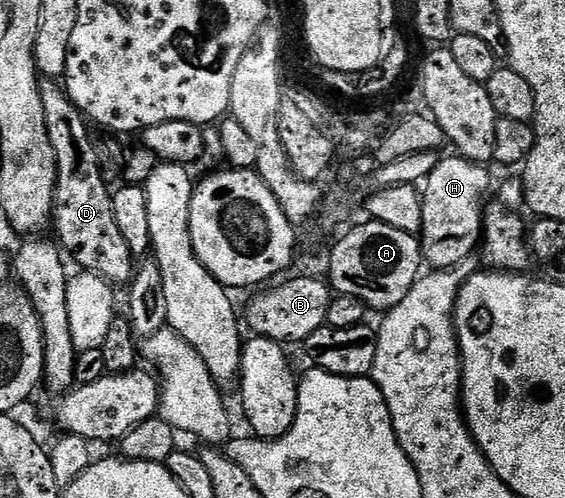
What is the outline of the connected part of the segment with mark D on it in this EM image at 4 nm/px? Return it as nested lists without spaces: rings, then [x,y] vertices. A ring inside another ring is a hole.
[[[43,80],[40,86],[44,123],[48,123],[48,139],[52,139],[58,168],[52,218],[53,232],[58,232],[57,244],[65,250],[71,262],[74,260],[79,265],[79,270],[94,274],[114,287],[125,286],[136,272],[136,259],[132,251],[128,251],[128,242],[124,235],[120,235],[120,227],[116,224],[116,215],[112,211],[112,189],[106,186],[94,141],[86,130],[88,122],[57,80]]]

